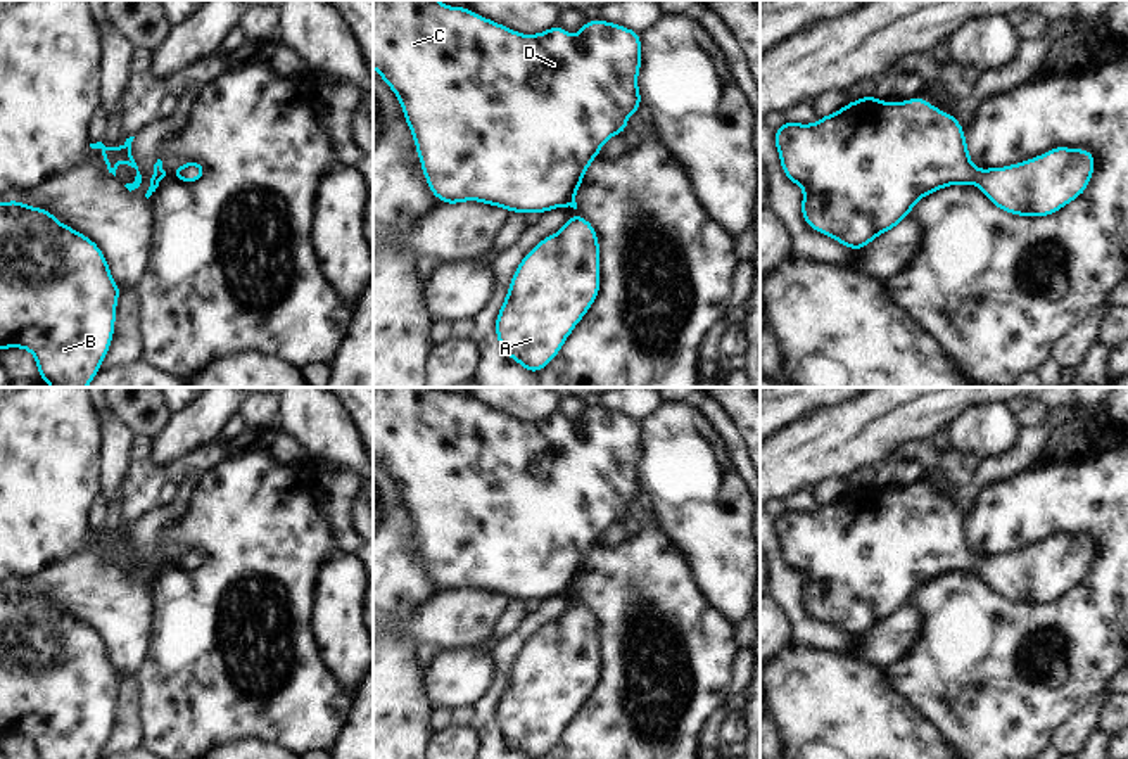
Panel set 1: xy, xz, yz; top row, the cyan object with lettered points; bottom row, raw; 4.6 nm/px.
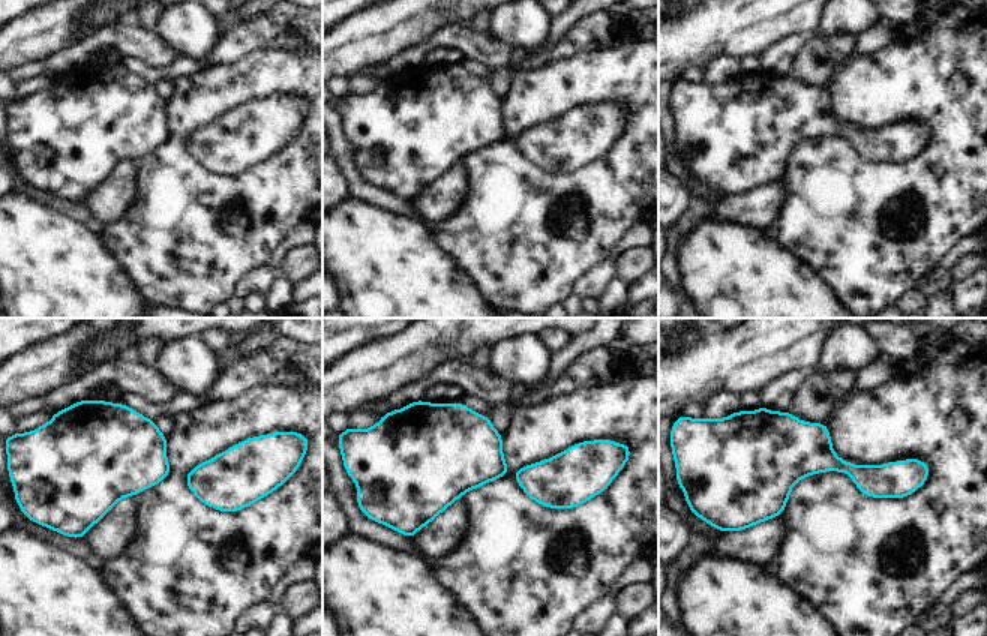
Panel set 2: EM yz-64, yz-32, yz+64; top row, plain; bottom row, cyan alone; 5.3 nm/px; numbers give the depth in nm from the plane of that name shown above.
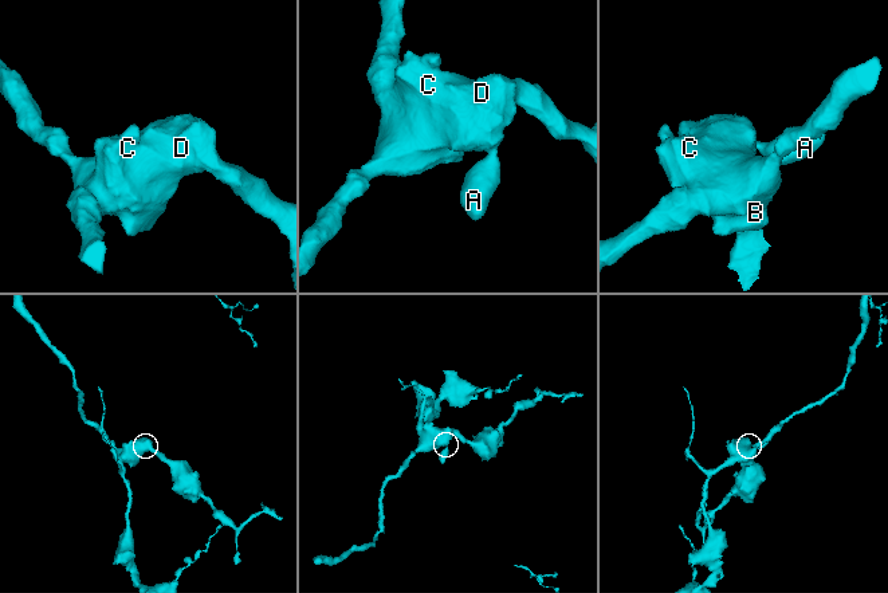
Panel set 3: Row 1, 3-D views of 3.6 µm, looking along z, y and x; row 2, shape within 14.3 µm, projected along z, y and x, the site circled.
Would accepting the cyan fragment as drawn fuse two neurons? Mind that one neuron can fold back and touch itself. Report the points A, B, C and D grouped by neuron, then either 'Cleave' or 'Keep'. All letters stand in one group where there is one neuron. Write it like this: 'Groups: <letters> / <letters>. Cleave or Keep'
Groups: A B C D. Keep

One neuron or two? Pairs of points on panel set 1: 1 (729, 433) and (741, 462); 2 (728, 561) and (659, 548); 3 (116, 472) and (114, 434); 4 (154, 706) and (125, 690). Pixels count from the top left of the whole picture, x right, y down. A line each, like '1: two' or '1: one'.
1: one
2: two
3: one
4: two

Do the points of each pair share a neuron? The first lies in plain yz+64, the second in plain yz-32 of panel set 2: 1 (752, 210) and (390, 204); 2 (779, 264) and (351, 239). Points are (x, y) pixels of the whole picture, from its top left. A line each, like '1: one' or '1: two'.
1: two
2: one

